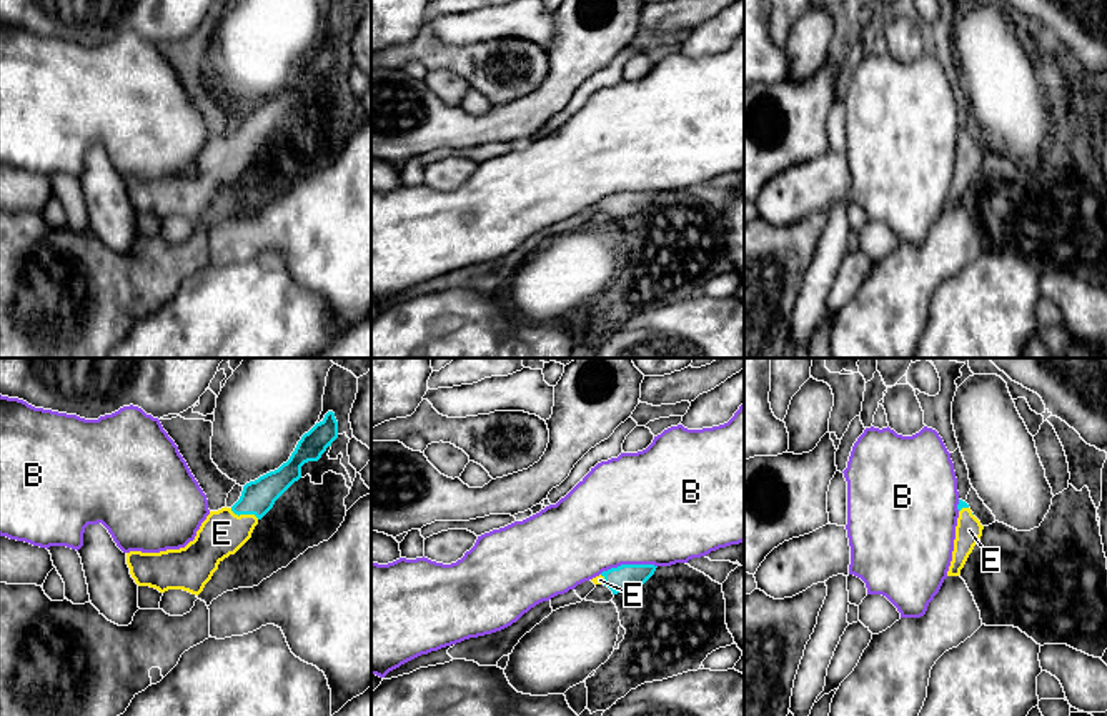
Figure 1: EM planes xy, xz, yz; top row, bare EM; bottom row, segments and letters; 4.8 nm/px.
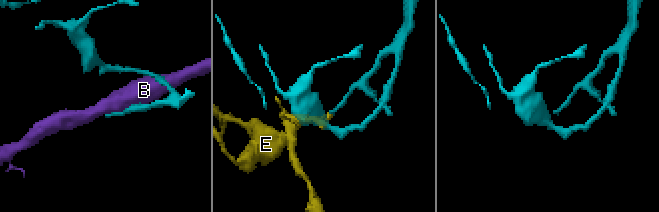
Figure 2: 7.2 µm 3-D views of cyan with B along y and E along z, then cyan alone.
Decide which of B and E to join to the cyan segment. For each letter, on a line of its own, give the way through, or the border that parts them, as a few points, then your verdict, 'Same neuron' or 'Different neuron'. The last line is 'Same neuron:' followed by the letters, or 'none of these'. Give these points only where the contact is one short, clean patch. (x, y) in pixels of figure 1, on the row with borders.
B: Different neuron
E: Path across: xy (258, 497), (245, 513), (222, 533). Same neuron
Same neuron: E

